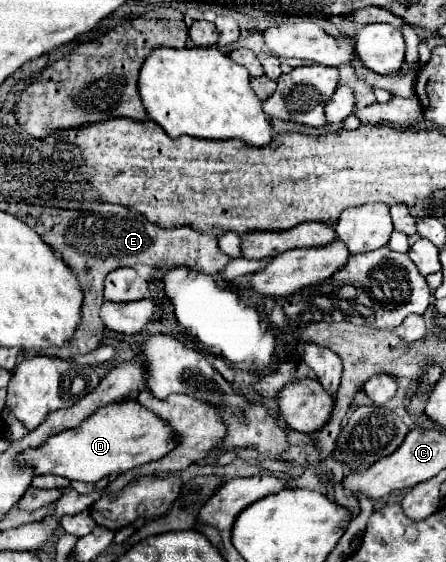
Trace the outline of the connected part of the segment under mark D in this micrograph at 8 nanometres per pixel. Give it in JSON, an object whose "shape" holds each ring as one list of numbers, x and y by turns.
{"shape":[[128,400,128,404,114,404,100,408,96,416,90,416,72,430,62,430,50,436,38,448,26,448,16,456,18,468,30,468,34,474,56,474,68,480,80,480,96,484,104,476,120,474,132,470,140,464,162,458,174,448,172,430,152,412,140,408,138,402]]}

